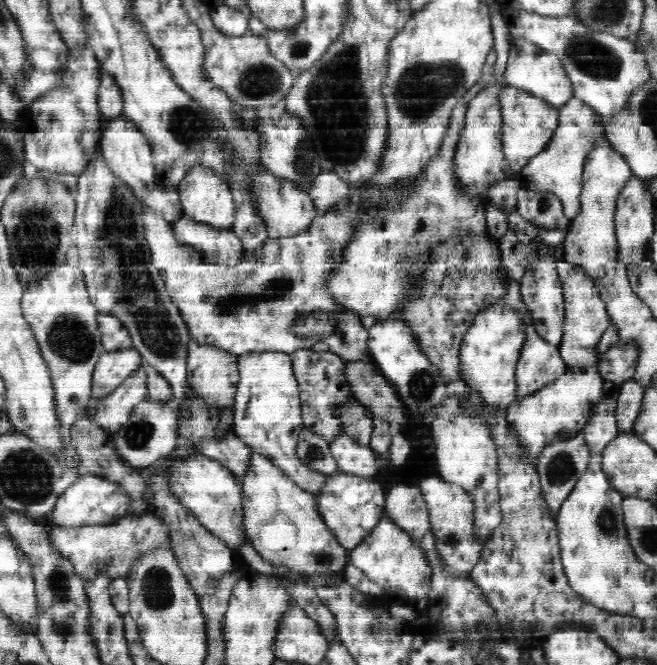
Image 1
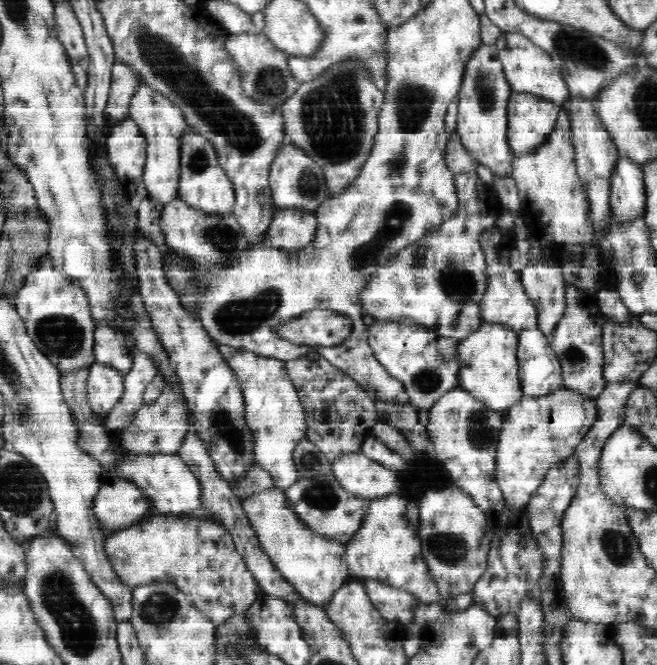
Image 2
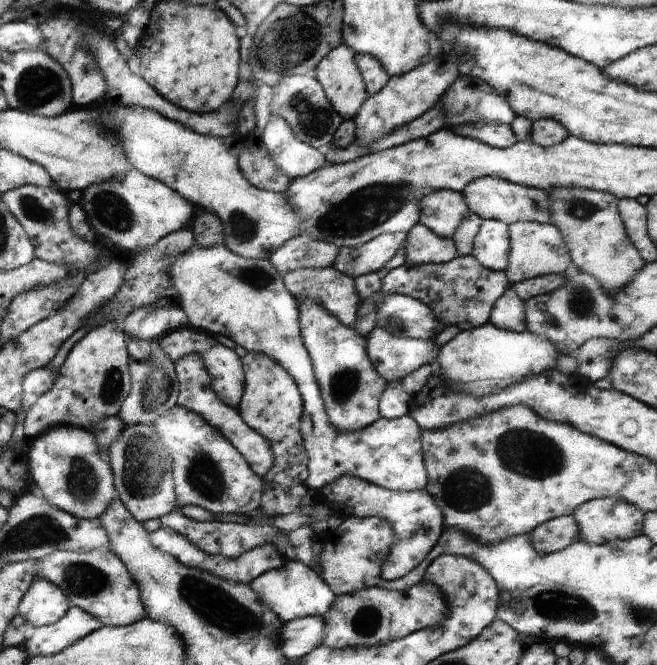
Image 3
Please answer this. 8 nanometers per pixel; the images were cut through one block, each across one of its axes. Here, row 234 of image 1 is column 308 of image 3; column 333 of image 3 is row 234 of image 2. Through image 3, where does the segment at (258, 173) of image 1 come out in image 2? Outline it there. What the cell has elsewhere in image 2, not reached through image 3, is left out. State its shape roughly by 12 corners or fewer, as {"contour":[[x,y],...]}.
{"contour":[[276,208],[267,237],[278,249],[311,243],[316,212]]}

